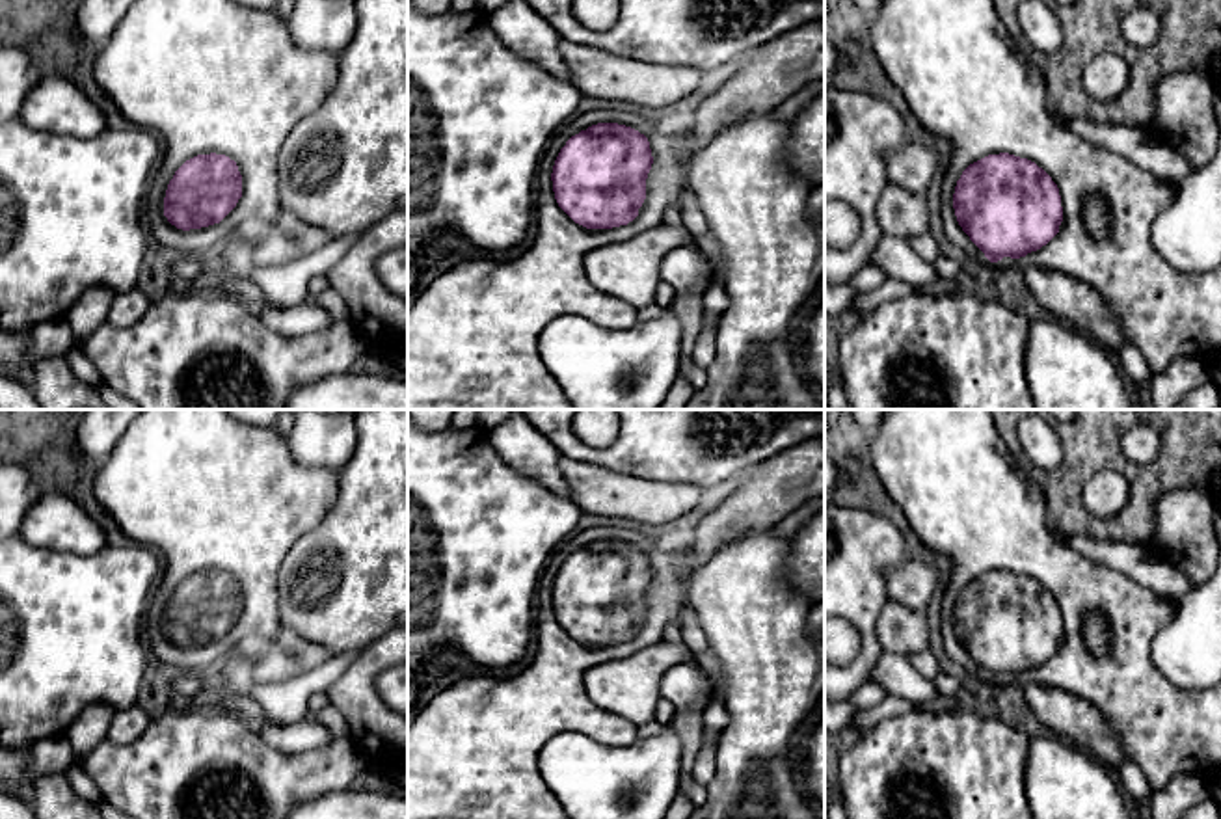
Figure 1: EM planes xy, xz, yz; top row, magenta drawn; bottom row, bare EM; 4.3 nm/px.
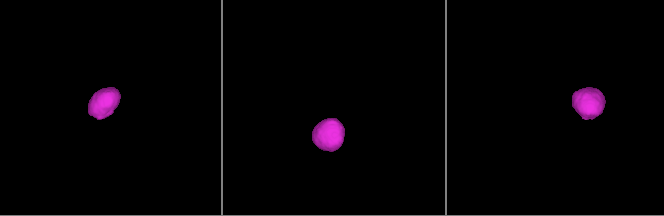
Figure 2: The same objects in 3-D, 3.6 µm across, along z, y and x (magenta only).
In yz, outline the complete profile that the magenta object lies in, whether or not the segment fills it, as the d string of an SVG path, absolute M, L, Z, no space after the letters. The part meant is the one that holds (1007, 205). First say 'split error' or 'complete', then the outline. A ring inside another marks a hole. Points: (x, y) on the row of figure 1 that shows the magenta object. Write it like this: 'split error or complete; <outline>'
split error; M882 0L880 11L871 17L869 39L884 74L901 91L906 106L919 121L921 128L946 143L947 160L940 184L940 216L947 238L968 255L973 266L979 266L983 261L1000 264L1014 262L1022 268L1040 266L1044 270L1057 270L1087 283L1104 298L1107 307L1119 318L1128 342L1145 356L1150 374L1163 372L1174 359L1199 359L1210 369L1221 365L1221 264L1204 274L1182 272L1173 268L1152 244L1154 218L1173 201L1178 184L1150 175L1124 156L1074 134L1067 123L1057 123L1053 114L1048 110L1044 74L1020 52L1016 43L1011 39L992 0ZM1091 195L1104 197L1111 210L1113 231L1106 242L1094 240L1083 223L1083 205Z

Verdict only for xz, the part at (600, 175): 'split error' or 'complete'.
split error

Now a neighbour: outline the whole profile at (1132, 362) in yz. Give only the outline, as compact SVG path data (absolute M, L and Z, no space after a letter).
M1128 342L1117 350L1111 350L1111 354L1119 361L1120 370L1137 385L1150 380L1148 361L1134 344Z

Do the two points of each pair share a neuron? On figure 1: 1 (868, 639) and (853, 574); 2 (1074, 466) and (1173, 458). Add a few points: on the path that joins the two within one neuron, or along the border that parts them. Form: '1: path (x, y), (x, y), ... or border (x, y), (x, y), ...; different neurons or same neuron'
1: path (866, 622), (855, 590); same neuron
2: path (1099, 460), (1117, 460), (1130, 471), (1149, 471); same neuron

